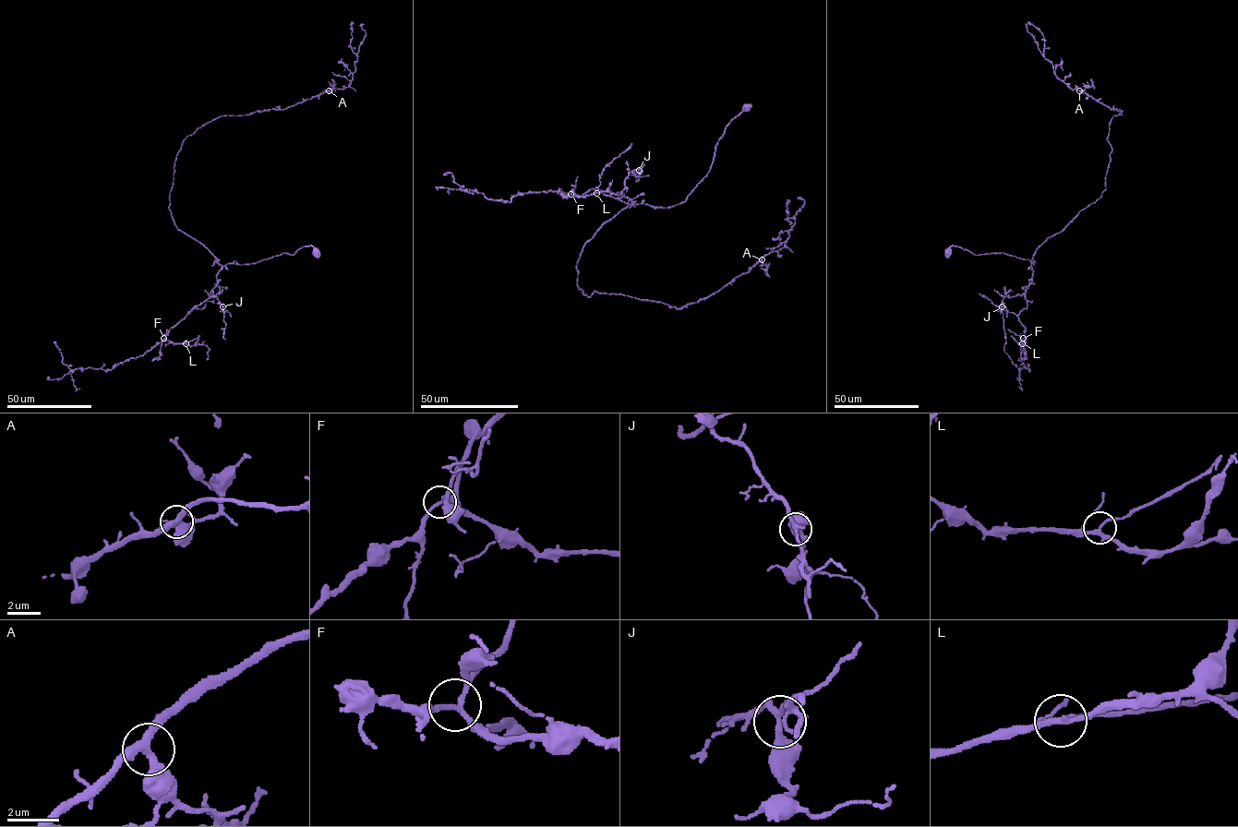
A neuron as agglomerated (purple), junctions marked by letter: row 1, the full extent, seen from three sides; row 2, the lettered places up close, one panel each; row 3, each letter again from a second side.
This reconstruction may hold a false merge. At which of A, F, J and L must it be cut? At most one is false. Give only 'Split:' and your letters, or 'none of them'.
Split: none of them

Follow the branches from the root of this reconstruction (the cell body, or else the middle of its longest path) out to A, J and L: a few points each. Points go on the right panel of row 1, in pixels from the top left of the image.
A: (947, 252), (1003, 253), (1031, 266), (1048, 238), (1100, 197), (1110, 123), (1122, 111), (1079, 90)
J: (947, 252), (957, 245), (976, 255), (1003, 253), (1034, 264), (1027, 291), (1005, 296), (1002, 306)
L: (947, 252), (957, 245), (1034, 264), (1027, 307), (1017, 316), (1025, 328), (1022, 343)

